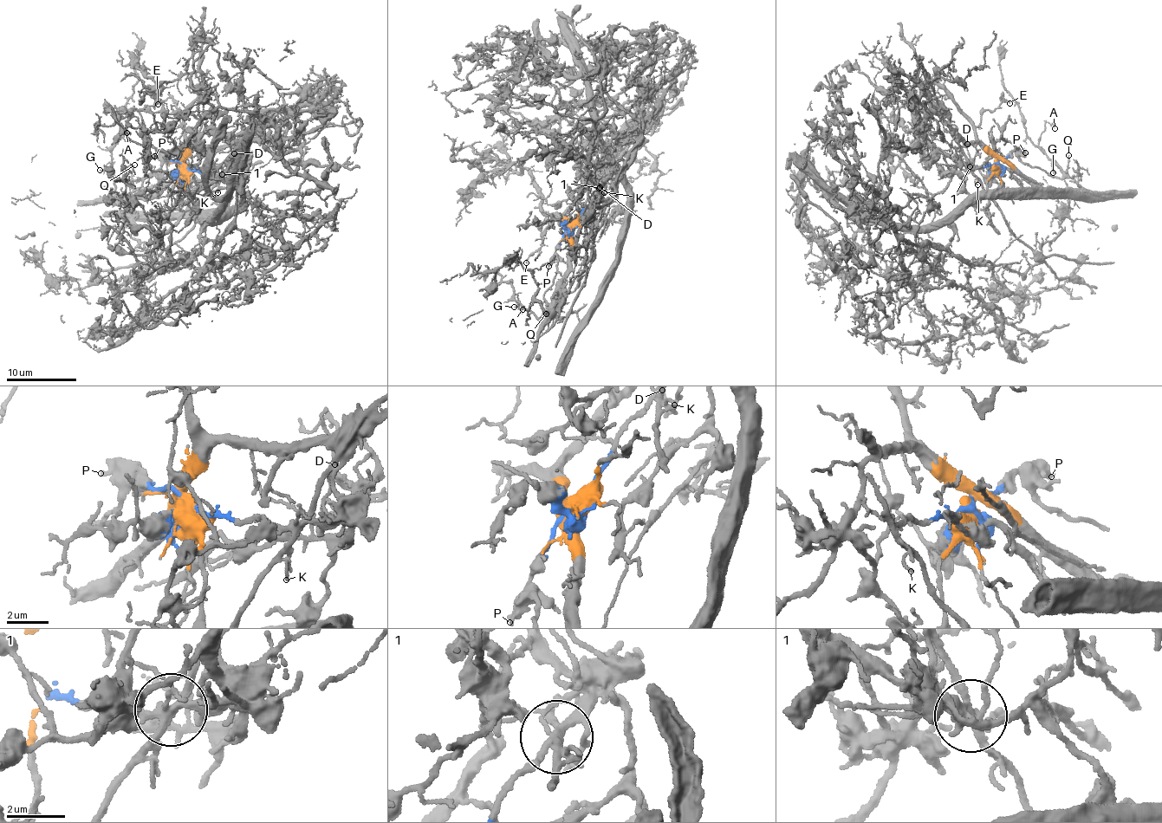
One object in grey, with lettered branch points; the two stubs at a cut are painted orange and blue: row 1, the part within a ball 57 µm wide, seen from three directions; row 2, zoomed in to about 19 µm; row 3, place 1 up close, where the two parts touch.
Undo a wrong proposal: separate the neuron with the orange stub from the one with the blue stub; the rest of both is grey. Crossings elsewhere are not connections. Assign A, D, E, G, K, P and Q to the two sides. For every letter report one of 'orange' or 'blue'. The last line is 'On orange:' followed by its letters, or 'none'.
A: orange
D: blue
E: orange
G: orange
K: blue
P: blue
Q: blue
On orange: A, E, G

